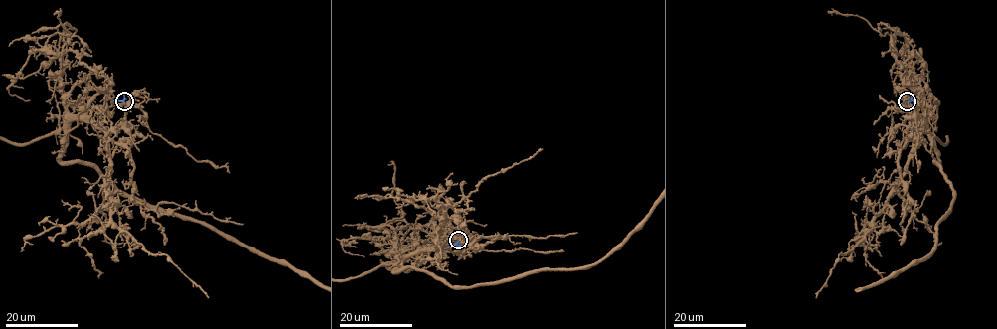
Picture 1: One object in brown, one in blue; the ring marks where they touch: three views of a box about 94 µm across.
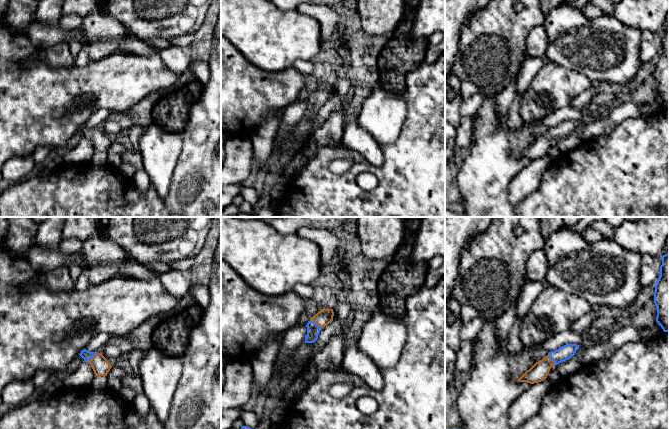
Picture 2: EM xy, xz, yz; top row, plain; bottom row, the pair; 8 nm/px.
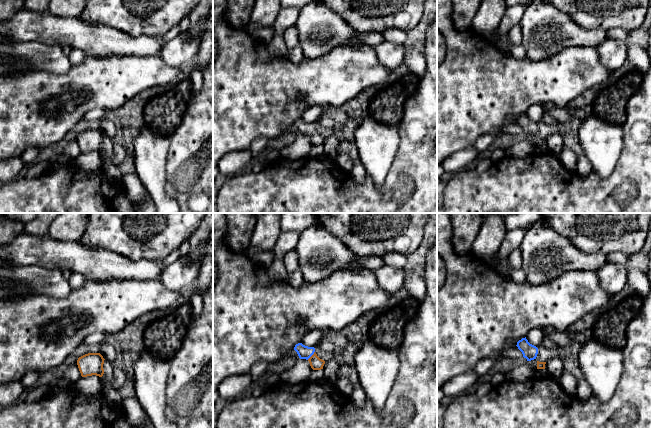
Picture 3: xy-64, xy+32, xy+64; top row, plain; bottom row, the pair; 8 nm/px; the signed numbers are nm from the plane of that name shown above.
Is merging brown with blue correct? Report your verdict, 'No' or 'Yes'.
Yes

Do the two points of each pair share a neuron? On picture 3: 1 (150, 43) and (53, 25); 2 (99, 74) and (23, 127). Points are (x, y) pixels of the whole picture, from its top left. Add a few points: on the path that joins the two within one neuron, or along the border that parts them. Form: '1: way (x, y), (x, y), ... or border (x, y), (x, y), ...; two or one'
1: way (126, 43), (95, 40), (77, 33); one
2: way (77, 82), (48, 93), (35, 105); one

